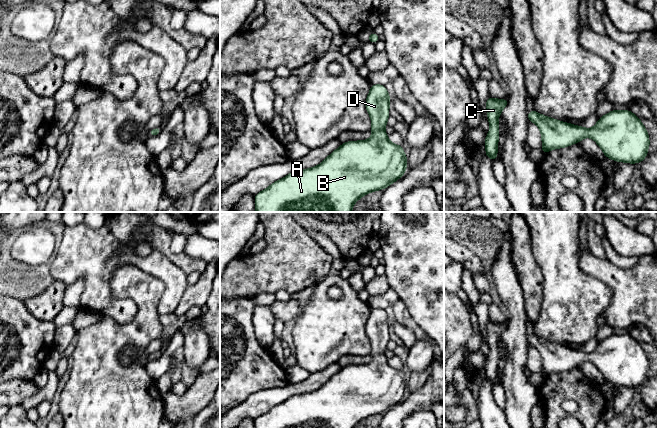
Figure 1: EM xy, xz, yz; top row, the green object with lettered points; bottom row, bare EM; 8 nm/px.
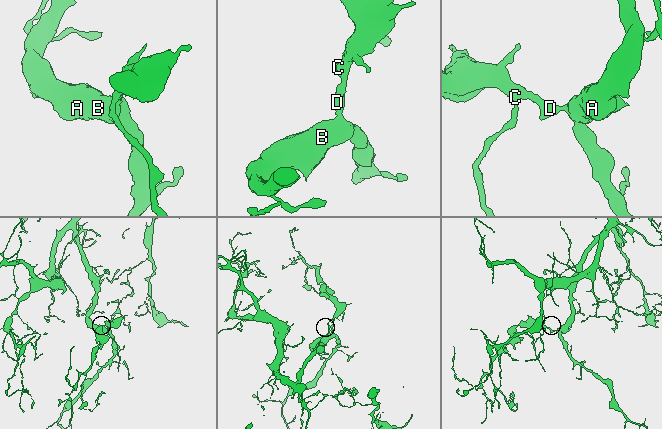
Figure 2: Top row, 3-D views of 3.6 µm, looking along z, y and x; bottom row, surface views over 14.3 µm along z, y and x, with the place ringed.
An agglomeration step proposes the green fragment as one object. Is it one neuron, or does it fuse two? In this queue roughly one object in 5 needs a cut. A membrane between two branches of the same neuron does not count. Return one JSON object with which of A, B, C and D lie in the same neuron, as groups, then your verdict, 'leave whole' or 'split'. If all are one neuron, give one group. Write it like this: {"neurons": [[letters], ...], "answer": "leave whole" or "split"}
{"neurons": [["A", "B", "C", "D"]], "answer": "leave whole"}

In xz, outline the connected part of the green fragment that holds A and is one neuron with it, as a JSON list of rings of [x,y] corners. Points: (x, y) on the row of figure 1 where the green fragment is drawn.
[[[375,84],[371,85],[369,94],[366,98],[365,106],[366,110],[371,117],[371,132],[373,136],[368,140],[362,141],[348,141],[344,144],[341,144],[339,148],[333,151],[321,164],[316,167],[304,170],[297,170],[291,172],[286,177],[281,180],[278,180],[272,183],[268,188],[259,192],[258,194],[254,195],[255,199],[255,212],[351,212],[352,207],[356,201],[358,201],[361,197],[365,196],[369,192],[375,192],[380,189],[387,188],[390,184],[395,182],[396,180],[400,179],[404,173],[406,172],[407,166],[407,157],[404,153],[402,145],[395,145],[388,140],[388,135],[385,133],[384,128],[387,125],[387,119],[389,115],[389,104],[391,100],[385,85]]]

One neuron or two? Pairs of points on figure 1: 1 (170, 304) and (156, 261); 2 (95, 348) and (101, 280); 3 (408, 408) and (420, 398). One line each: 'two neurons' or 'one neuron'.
1: one neuron
2: two neurons
3: one neuron

